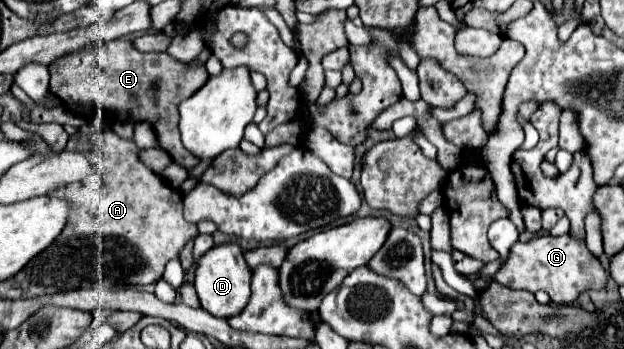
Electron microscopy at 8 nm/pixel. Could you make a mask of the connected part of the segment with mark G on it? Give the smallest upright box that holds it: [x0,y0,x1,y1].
[492,234,608,304]

